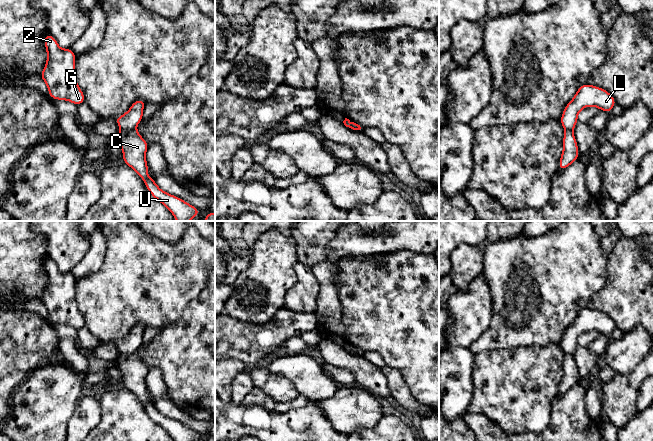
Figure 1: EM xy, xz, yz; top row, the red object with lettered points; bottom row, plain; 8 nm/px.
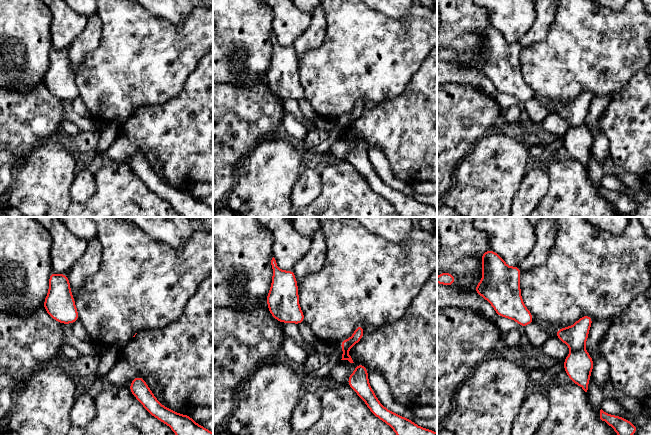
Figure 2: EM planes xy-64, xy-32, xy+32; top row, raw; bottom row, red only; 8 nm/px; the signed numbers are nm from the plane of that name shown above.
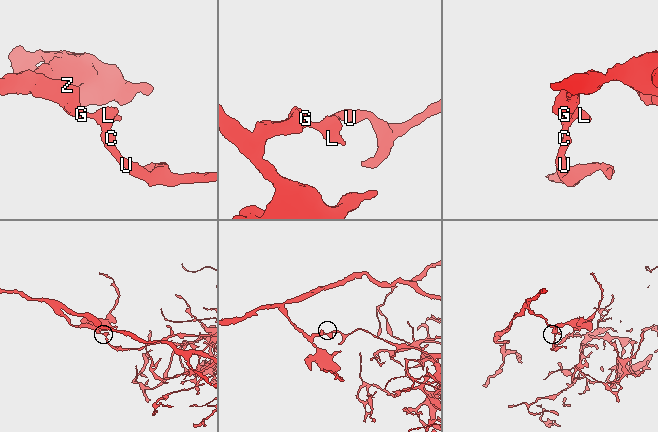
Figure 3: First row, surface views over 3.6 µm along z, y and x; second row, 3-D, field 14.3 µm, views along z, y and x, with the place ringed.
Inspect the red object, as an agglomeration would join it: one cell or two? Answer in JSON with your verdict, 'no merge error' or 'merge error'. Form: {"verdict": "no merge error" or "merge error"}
{"verdict": "merge error"}

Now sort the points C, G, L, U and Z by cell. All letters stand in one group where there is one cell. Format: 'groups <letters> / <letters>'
groups C U / G L Z

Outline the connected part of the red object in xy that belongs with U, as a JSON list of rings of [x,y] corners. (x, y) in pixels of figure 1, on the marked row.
[[[136,129],[120,131],[116,141],[123,151],[123,162],[142,178],[149,193],[162,203],[177,221],[189,221],[198,216],[200,209],[177,196],[164,192],[158,187],[155,180],[148,176],[149,168],[145,154],[149,144]]]

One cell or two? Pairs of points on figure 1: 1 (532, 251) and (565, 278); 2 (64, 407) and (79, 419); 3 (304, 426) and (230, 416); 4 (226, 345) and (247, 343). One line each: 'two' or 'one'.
1: one
2: two
3: one
4: one

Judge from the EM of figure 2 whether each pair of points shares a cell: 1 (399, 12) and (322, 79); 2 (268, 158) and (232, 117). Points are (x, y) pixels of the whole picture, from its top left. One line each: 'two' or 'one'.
1: two
2: two

